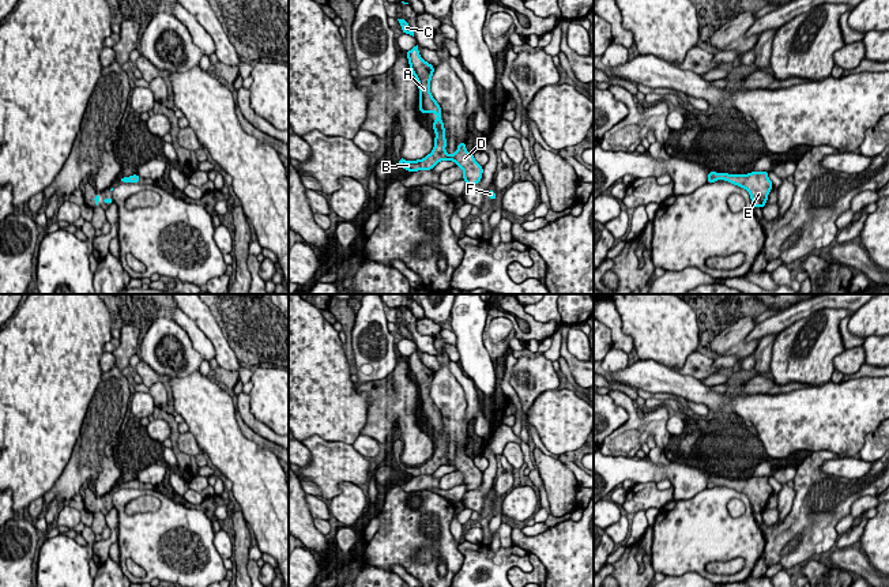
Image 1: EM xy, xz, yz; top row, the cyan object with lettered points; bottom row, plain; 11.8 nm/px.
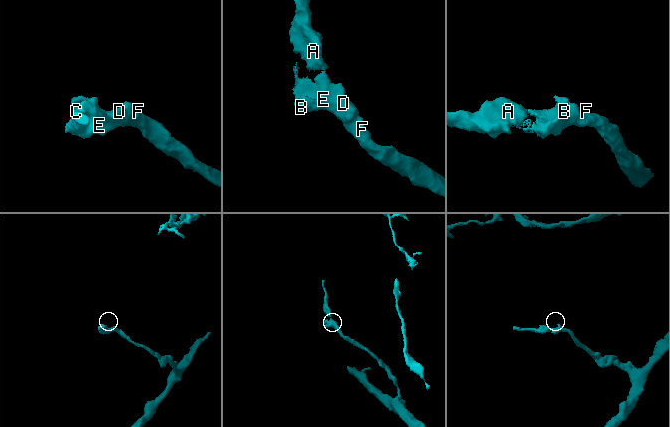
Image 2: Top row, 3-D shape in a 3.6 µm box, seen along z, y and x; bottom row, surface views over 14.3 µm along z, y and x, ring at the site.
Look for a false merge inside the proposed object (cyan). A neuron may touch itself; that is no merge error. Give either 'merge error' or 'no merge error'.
no merge error

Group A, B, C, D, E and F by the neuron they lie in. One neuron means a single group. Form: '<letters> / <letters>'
A B C D E F

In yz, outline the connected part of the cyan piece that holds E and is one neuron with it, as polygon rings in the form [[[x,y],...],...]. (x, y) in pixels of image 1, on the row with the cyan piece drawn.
[[[711,170],[708,173],[707,181],[716,183],[720,178],[723,181],[728,181],[734,185],[738,185],[746,189],[750,195],[751,203],[754,208],[765,207],[768,195],[773,188],[772,181],[768,177],[769,172],[750,172],[749,174],[728,174],[728,173],[716,173]]]

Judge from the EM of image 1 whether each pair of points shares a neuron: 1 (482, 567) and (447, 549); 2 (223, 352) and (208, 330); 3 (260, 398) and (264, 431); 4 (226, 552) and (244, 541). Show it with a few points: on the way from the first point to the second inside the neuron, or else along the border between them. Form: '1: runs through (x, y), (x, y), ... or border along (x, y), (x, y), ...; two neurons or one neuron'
1: border along (459, 544), (458, 549), (463, 564), (456, 572); two neurons
2: runs through (221, 346), (214, 335); one neuron
3: border along (248, 394), (251, 413), (274, 432); two neurons
4: border along (232, 542), (233, 554); two neurons

